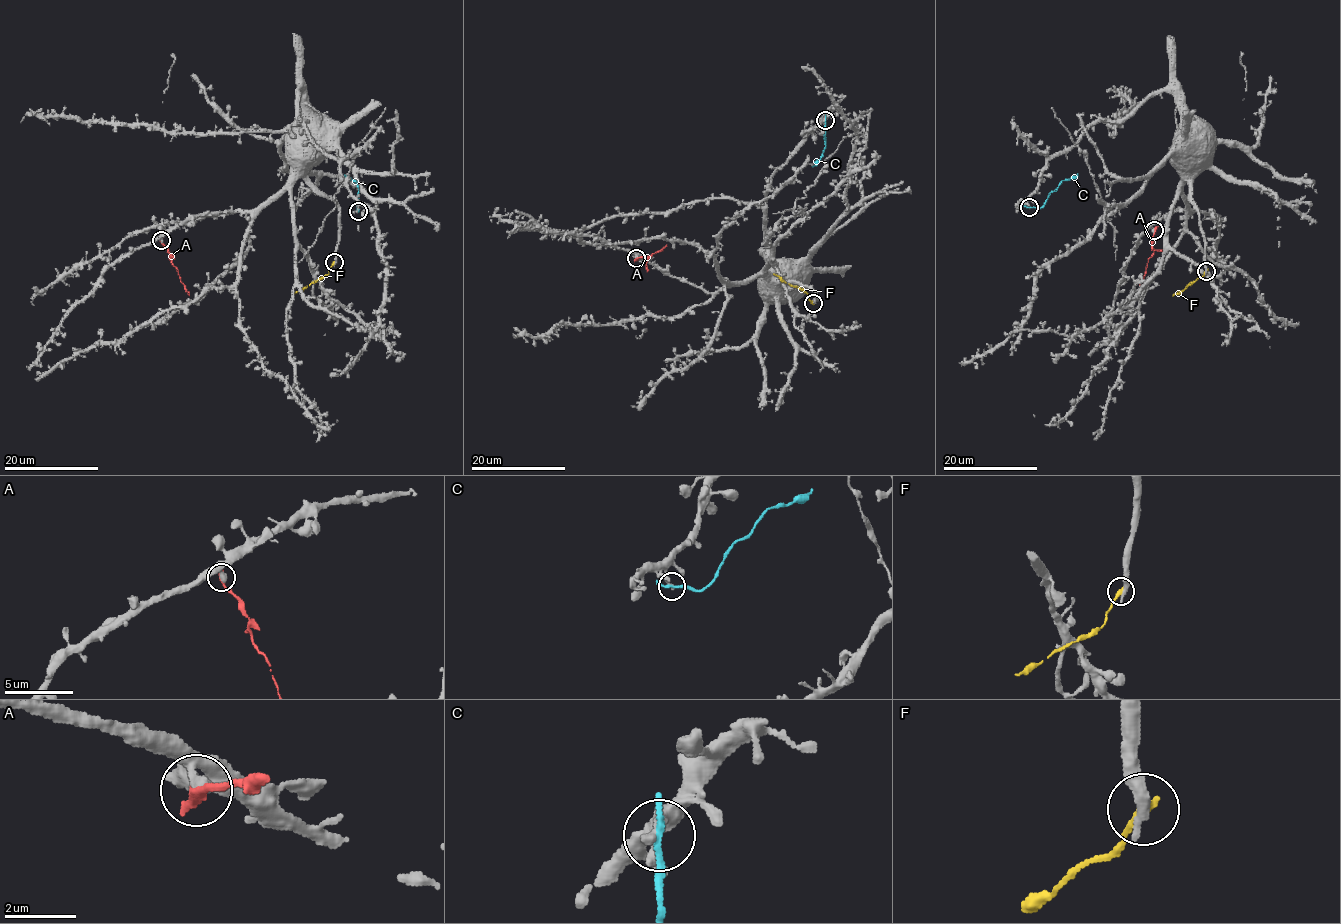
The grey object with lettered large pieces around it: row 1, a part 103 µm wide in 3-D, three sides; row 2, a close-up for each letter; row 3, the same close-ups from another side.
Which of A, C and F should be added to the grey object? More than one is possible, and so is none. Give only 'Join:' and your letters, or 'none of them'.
Join: A

